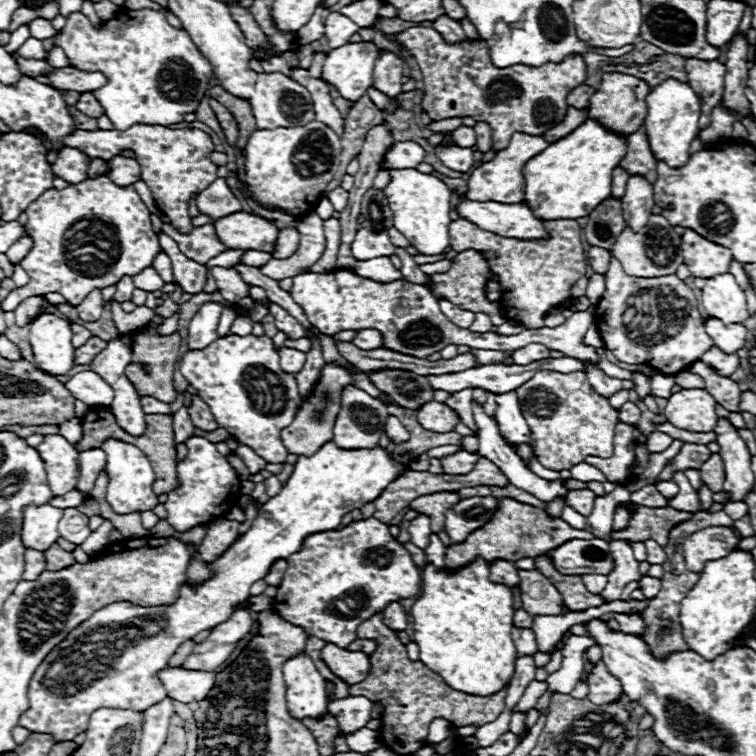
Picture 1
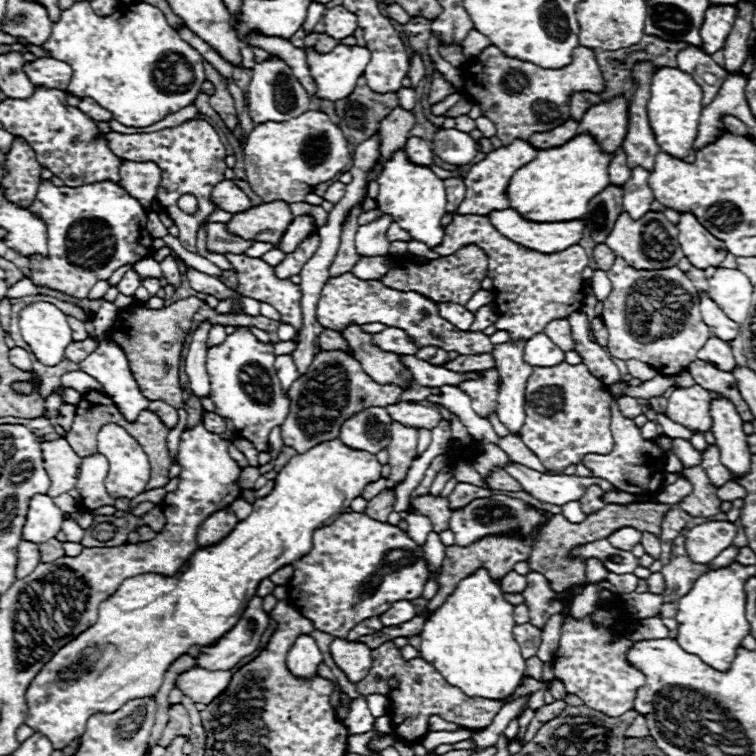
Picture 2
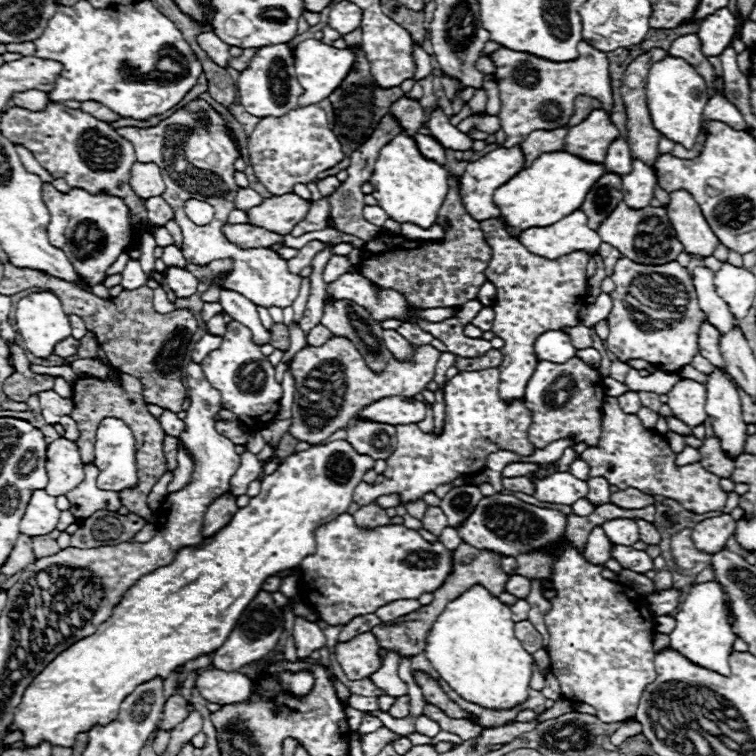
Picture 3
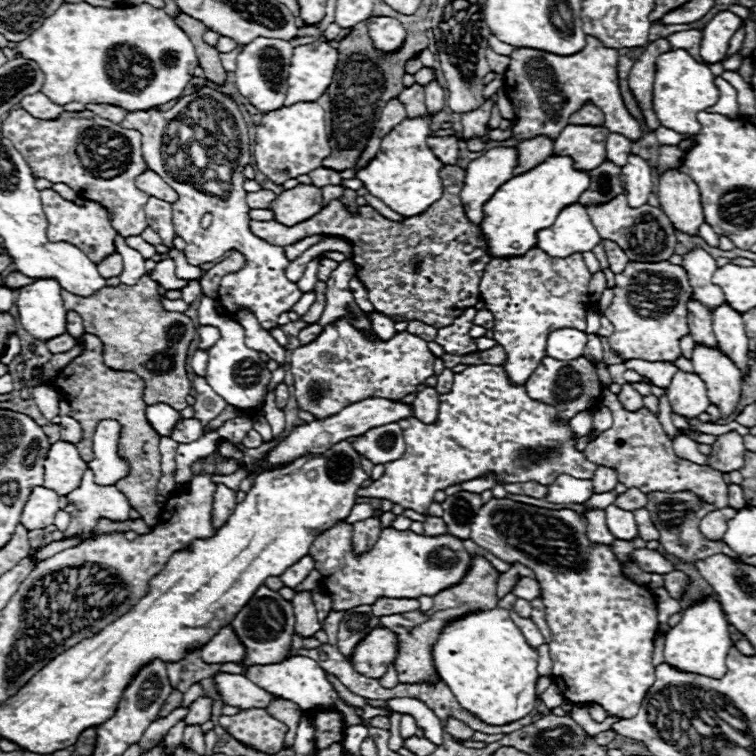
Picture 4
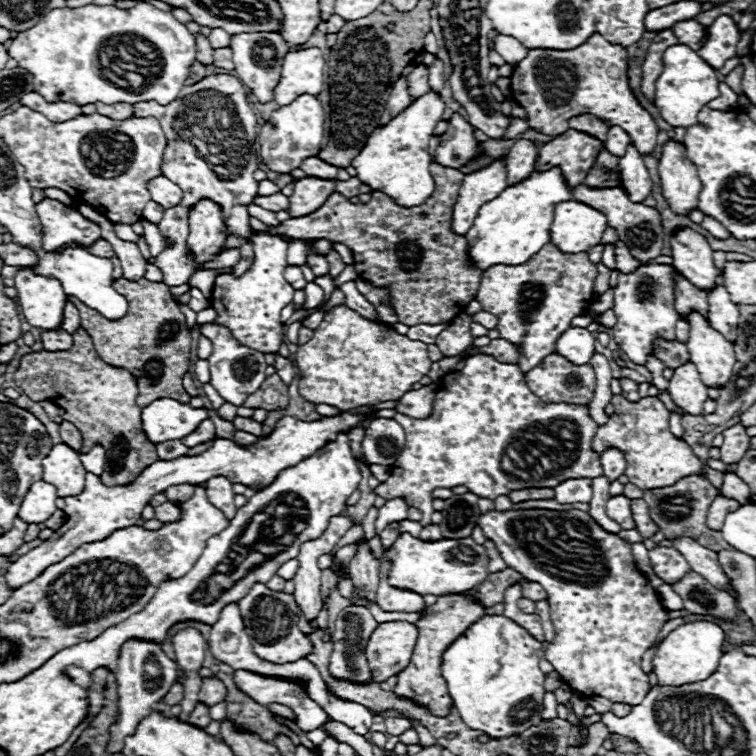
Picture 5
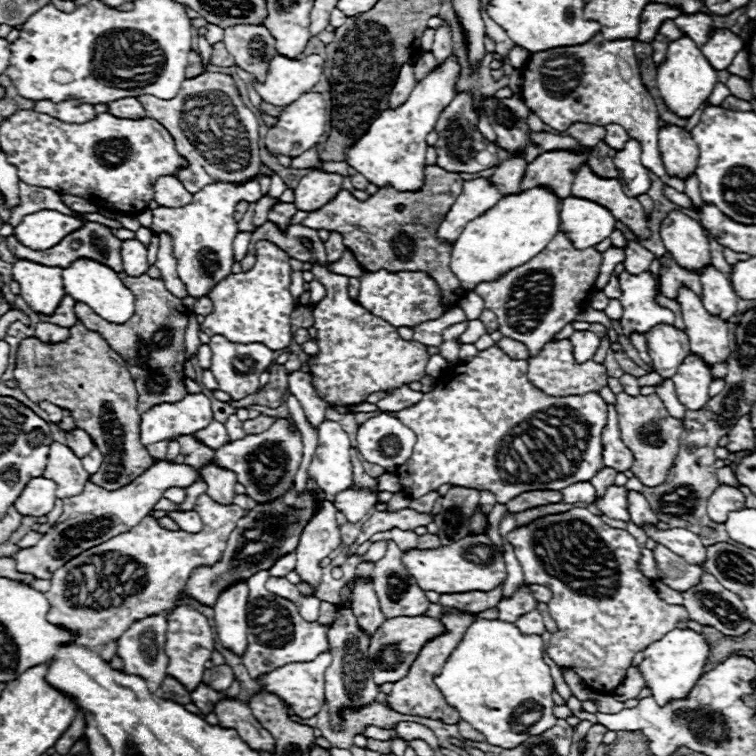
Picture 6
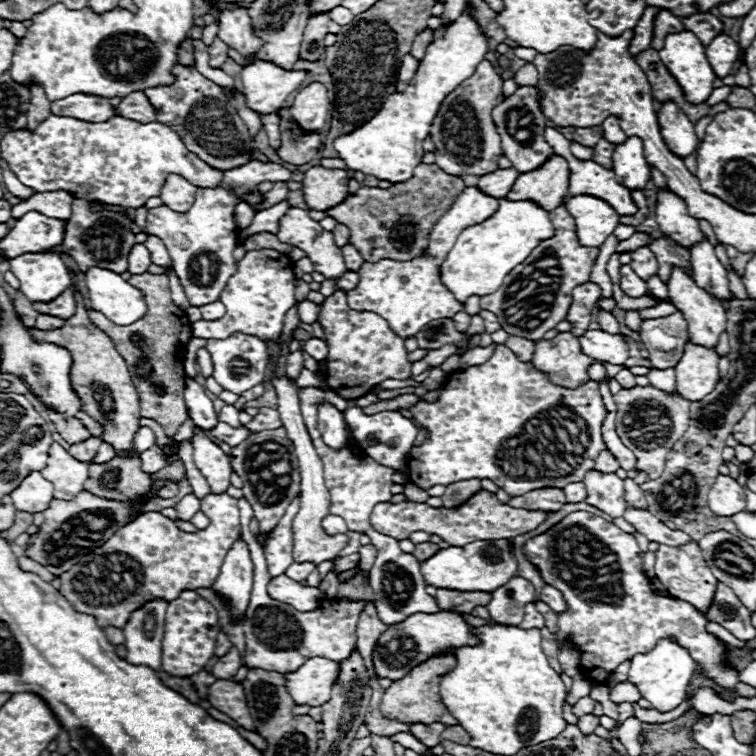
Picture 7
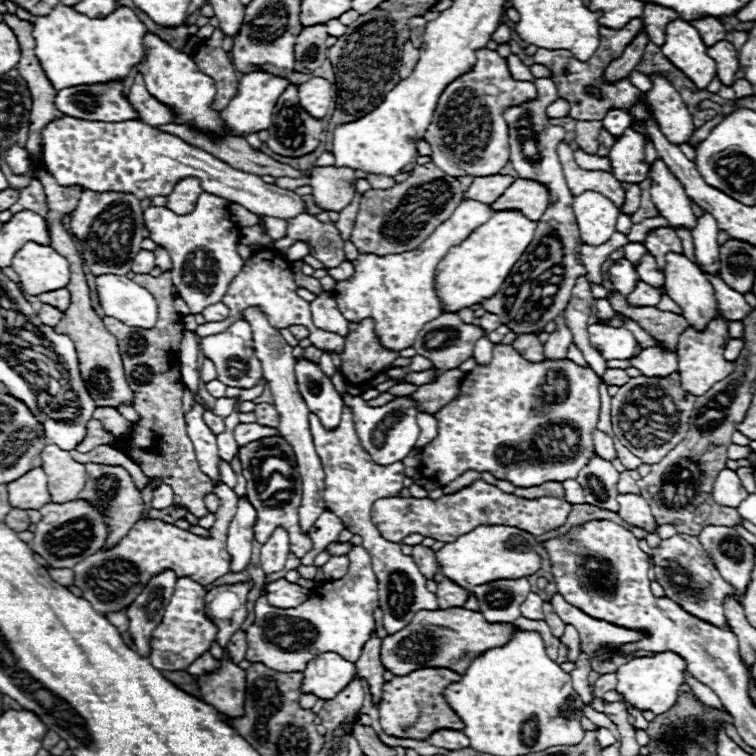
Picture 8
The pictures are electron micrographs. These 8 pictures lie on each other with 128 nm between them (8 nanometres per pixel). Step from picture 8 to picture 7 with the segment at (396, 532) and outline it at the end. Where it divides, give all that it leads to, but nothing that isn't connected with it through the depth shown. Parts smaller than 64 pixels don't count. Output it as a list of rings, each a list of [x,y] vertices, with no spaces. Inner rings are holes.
[[[478,490],[478,494],[474,494],[472,498],[468,498],[462,506],[454,510],[446,510],[444,506],[432,508],[426,502],[422,504],[422,502],[408,502],[408,500],[398,502],[398,504],[380,502],[378,506],[374,506],[370,514],[370,524],[376,532],[398,538],[398,540],[404,540],[412,532],[422,530],[428,534],[438,534],[450,546],[464,546],[466,542],[474,542],[474,540],[500,540],[500,538],[514,538],[518,534],[532,532],[546,518],[548,518],[546,510],[512,508],[510,504],[502,504],[496,498],[496,494],[488,490]]]

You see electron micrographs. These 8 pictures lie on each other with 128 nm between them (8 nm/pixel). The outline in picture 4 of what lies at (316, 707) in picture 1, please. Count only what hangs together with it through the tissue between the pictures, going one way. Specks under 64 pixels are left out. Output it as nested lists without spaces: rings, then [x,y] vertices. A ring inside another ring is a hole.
[[[298,592],[292,598],[292,606],[294,606],[294,618],[296,618],[294,630],[298,636],[308,638],[322,628],[316,618],[316,606],[312,602],[312,592]]]

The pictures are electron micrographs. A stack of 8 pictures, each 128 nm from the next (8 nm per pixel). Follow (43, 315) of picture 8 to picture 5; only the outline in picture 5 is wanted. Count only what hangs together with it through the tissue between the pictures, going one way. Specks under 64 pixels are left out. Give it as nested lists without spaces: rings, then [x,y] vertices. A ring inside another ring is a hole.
[[[44,330],[42,332],[42,346],[48,352],[58,352],[58,350],[68,350],[72,346],[72,334],[66,330]]]

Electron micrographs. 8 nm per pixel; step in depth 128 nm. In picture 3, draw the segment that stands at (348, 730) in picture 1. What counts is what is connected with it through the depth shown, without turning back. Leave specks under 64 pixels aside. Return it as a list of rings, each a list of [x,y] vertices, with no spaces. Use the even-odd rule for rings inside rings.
[[[366,714],[366,716],[362,718],[362,724],[360,724],[358,730],[360,730],[362,734],[370,734],[370,732],[382,728],[382,726],[384,726],[384,724],[382,724],[380,718],[376,718],[376,716],[368,716],[368,714]]]

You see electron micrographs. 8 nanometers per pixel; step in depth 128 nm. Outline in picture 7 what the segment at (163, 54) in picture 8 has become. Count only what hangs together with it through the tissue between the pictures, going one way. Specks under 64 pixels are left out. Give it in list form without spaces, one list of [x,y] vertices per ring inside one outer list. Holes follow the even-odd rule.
[[[180,62],[174,64],[174,70],[170,70],[170,74],[174,74],[176,78],[174,84],[144,90],[150,104],[158,112],[156,120],[166,126],[180,126],[174,130],[182,138],[186,148],[214,168],[230,170],[250,162],[250,150],[254,148],[254,142],[248,136],[246,124],[238,116],[236,108],[228,102],[220,86],[196,72],[194,66],[182,66]]]

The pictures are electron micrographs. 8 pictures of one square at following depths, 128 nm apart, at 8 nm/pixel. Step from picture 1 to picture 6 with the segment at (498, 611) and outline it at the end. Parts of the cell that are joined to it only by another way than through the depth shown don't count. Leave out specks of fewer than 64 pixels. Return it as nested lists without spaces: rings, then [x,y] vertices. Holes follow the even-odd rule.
[[[474,620],[434,682],[460,718],[484,734],[492,746],[510,750],[526,738],[550,730],[558,720],[552,700],[554,680],[544,662],[544,642],[536,634],[524,636],[510,622]]]

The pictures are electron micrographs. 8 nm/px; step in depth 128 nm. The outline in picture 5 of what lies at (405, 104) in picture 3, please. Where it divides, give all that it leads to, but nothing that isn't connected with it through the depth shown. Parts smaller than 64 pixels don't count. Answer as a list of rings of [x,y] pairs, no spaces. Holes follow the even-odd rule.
[[[422,64],[414,66],[414,70],[408,74],[408,88],[410,88],[410,94],[412,94],[414,100],[430,90],[430,86],[428,86],[428,68],[426,66],[422,66]]]

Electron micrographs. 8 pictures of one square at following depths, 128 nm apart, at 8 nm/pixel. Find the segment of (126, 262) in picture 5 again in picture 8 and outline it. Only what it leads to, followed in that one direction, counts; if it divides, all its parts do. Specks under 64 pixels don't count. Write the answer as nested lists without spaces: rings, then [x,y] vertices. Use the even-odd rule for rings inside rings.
[[[142,250],[138,252],[138,256],[134,258],[134,266],[132,266],[132,272],[150,272],[154,268],[154,254],[148,252],[148,250]]]

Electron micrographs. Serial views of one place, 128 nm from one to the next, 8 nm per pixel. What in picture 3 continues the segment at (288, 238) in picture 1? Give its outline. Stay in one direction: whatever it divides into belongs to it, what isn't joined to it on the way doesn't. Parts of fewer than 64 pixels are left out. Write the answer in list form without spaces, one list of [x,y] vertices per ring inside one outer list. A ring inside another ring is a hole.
[[[324,196],[322,200],[316,200],[312,202],[310,206],[310,212],[306,214],[308,218],[300,222],[300,226],[296,226],[292,230],[292,236],[302,236],[306,232],[314,232],[314,230],[322,230],[326,226],[326,220],[328,220],[328,214],[330,214],[330,204],[328,204],[328,196]]]

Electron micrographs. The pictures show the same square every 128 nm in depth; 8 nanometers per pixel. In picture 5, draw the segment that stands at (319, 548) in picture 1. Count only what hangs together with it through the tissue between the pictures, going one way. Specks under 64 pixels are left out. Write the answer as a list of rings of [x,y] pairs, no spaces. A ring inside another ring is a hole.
[[[402,534],[396,538],[396,542],[384,552],[384,558],[392,560],[390,568],[390,584],[408,588],[418,594],[460,594],[466,592],[488,576],[488,554],[482,544],[476,544],[472,538],[462,540],[436,540],[436,542],[424,542],[418,538],[412,538],[410,534]]]

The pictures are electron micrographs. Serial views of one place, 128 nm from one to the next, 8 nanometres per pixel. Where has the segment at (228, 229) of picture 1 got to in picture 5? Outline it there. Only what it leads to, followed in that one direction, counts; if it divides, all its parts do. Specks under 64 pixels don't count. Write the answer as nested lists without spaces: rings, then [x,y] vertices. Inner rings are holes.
[[[300,178],[294,184],[294,194],[290,196],[288,212],[298,218],[318,210],[330,194],[336,190],[336,180],[322,180],[322,178]]]

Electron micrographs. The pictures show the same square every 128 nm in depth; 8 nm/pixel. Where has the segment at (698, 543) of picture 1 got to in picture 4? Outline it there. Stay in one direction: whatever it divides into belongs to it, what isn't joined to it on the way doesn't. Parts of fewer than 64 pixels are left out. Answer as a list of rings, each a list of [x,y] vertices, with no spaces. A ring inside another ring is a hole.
[[[726,506],[726,508],[720,508],[720,510],[712,510],[710,514],[706,514],[700,522],[700,530],[706,538],[710,540],[720,540],[728,528],[728,520],[734,518],[736,510]]]

